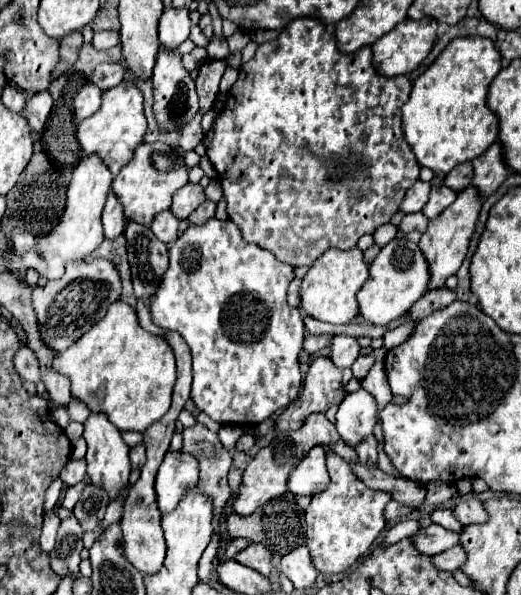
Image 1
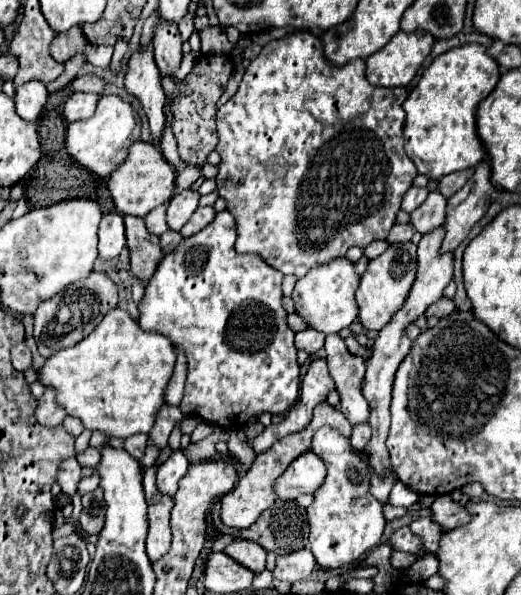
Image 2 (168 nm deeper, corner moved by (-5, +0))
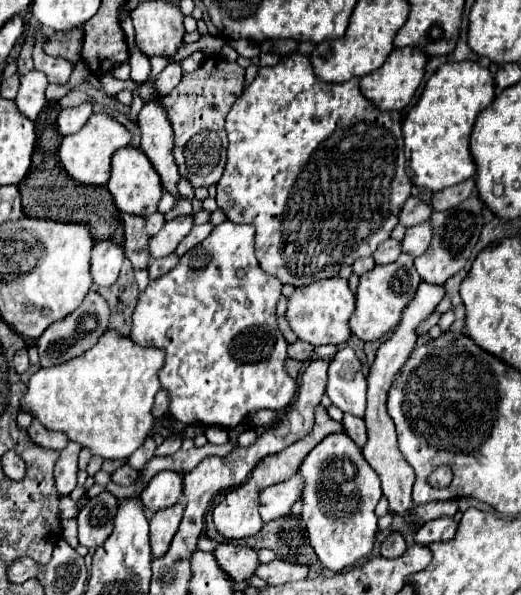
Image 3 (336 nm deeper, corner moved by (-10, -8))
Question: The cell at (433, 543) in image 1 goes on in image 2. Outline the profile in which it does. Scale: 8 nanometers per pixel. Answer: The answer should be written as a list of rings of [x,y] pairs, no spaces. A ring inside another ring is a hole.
[[[404,526],[404,528],[398,528],[398,530],[390,536],[390,546],[392,546],[392,550],[402,550],[402,552],[414,554],[414,552],[418,552],[418,548],[420,548],[420,538],[414,536],[408,526]]]

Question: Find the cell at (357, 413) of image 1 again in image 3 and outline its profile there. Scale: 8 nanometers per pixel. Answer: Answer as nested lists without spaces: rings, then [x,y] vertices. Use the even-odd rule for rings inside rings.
[[[341,348],[329,364],[329,384],[325,394],[345,414],[363,418],[367,408],[365,388],[367,384],[359,358],[351,348]]]

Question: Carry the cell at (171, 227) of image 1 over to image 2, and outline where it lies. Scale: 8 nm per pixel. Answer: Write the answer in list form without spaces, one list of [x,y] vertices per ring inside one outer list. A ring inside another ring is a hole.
[[[166,204],[150,210],[150,214],[146,214],[144,222],[146,222],[146,228],[150,234],[156,234],[156,236],[164,234],[168,230],[168,226],[166,226]]]

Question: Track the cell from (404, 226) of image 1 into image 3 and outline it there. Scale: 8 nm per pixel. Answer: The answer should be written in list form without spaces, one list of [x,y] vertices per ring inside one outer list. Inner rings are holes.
[[[387,238],[387,242],[383,242],[383,244],[375,250],[373,258],[375,258],[377,264],[389,264],[389,262],[397,260],[401,252],[403,252],[403,250],[401,250],[401,240]]]

